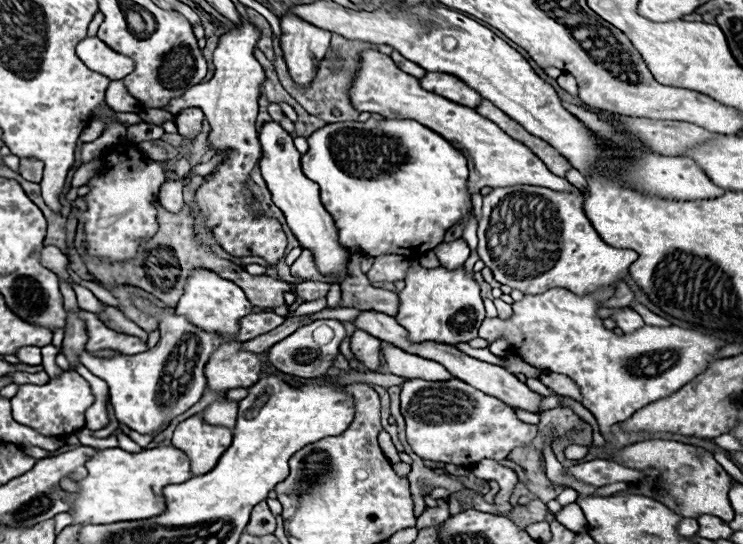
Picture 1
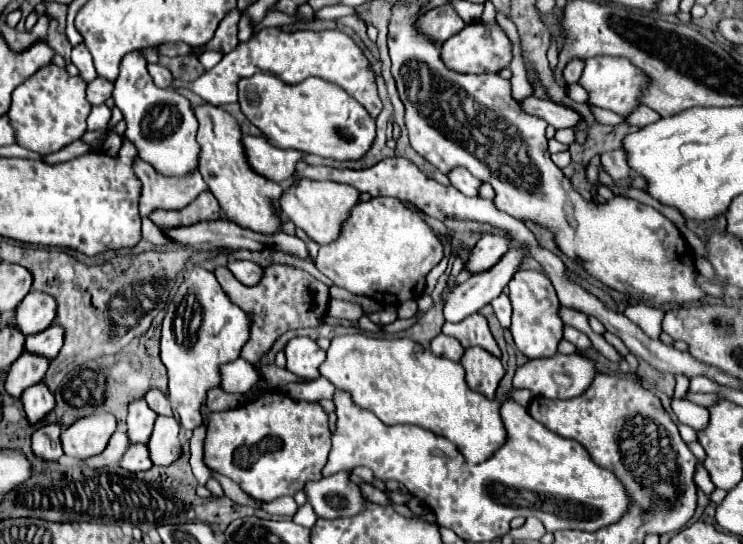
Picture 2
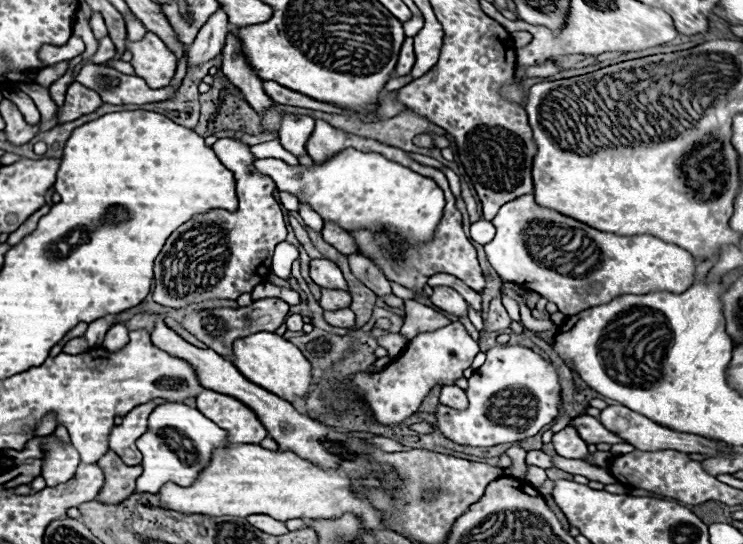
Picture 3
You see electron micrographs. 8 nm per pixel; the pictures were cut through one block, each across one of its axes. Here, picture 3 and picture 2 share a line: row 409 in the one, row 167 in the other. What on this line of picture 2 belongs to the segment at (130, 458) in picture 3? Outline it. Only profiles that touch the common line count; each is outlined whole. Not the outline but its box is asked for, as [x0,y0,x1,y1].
[134,160,206,218]

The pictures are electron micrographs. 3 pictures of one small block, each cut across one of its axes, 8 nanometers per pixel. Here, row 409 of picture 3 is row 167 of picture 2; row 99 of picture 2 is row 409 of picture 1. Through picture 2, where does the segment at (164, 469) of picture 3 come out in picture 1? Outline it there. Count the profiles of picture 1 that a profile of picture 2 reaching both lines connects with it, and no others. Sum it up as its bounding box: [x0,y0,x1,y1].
[82,294,286,434]

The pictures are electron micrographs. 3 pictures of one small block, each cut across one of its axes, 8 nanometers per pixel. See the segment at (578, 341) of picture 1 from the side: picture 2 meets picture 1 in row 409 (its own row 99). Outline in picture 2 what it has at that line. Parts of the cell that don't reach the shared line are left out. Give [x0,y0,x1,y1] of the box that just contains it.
[580,56,650,118]

